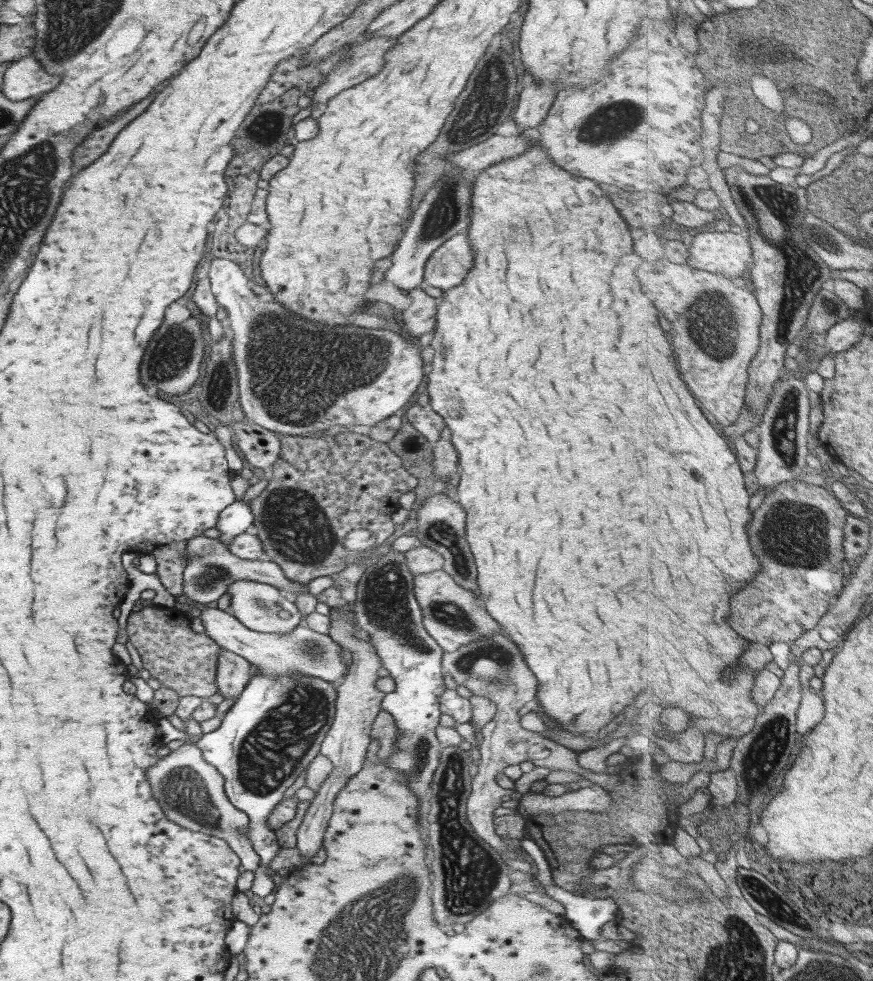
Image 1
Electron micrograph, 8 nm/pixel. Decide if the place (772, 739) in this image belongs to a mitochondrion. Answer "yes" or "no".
yes

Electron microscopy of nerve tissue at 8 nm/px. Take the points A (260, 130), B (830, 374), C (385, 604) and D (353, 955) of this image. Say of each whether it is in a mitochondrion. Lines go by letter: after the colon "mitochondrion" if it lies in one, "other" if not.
A: mitochondrion
B: other
C: mitochondrion
D: mitochondrion

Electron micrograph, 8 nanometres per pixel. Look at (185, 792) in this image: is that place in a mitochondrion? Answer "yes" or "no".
yes

